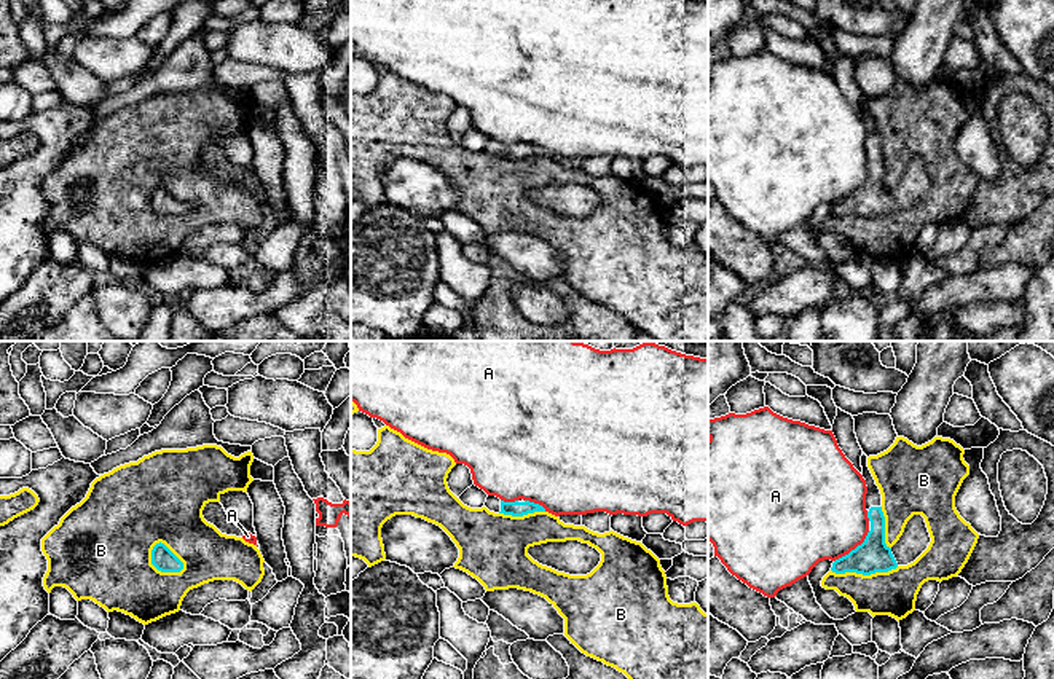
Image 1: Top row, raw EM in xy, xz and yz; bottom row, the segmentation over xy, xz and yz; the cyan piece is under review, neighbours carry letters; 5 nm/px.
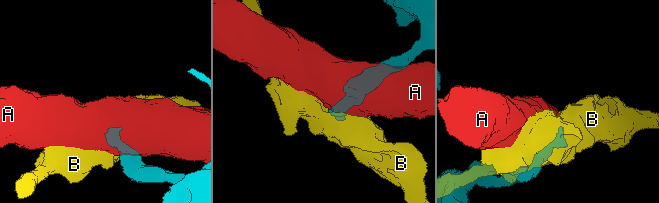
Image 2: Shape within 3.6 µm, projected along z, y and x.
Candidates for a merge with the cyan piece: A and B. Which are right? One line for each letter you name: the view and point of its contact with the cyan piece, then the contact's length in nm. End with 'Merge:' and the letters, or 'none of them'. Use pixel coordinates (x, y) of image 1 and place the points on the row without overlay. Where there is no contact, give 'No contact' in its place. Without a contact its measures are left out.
Merge: none of them

